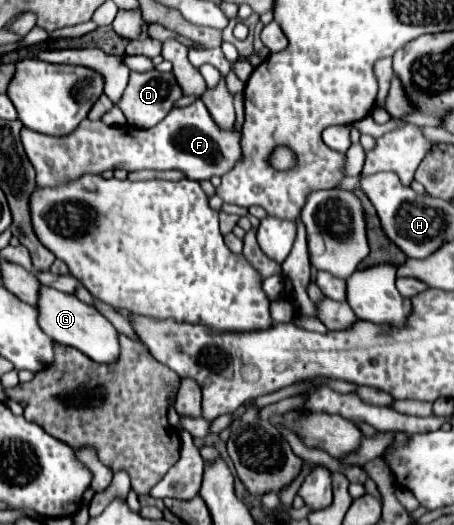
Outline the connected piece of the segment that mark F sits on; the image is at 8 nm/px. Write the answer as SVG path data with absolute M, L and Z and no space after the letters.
M196 100L194 104L186 108L172 110L160 124L154 128L132 128L132 126L106 126L104 122L92 122L82 120L70 136L46 136L40 132L34 132L30 128L22 128L20 140L24 146L24 152L28 160L32 162L36 170L36 184L38 186L56 186L68 180L74 180L82 174L102 174L104 170L116 170L124 168L128 172L134 170L182 170L188 174L190 180L210 180L212 176L224 176L240 158L240 132L234 130L220 130L214 120L210 118L206 106L202 100Z

